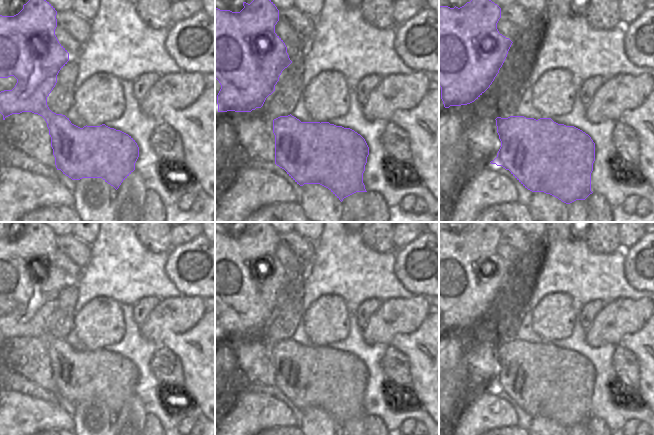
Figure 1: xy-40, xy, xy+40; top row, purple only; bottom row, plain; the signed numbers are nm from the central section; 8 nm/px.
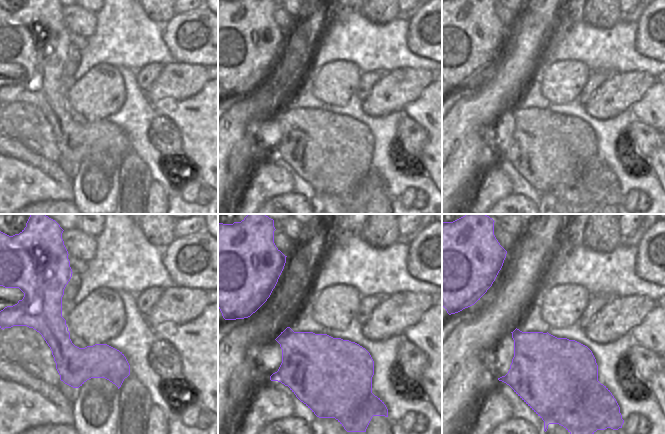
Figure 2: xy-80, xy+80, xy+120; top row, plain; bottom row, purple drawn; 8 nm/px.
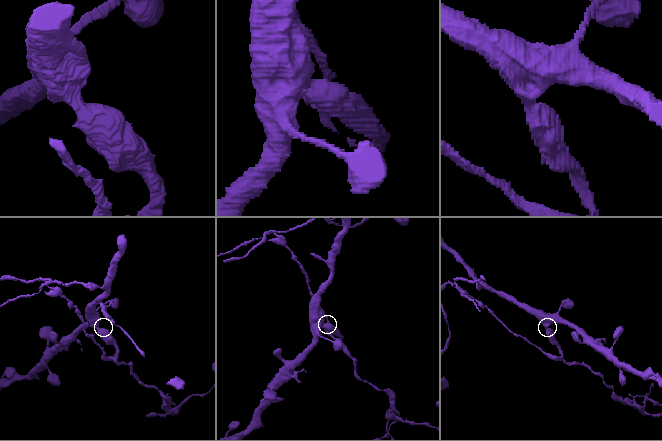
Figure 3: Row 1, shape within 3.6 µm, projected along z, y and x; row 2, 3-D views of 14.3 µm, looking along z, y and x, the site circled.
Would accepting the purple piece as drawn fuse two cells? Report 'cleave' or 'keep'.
cleave

